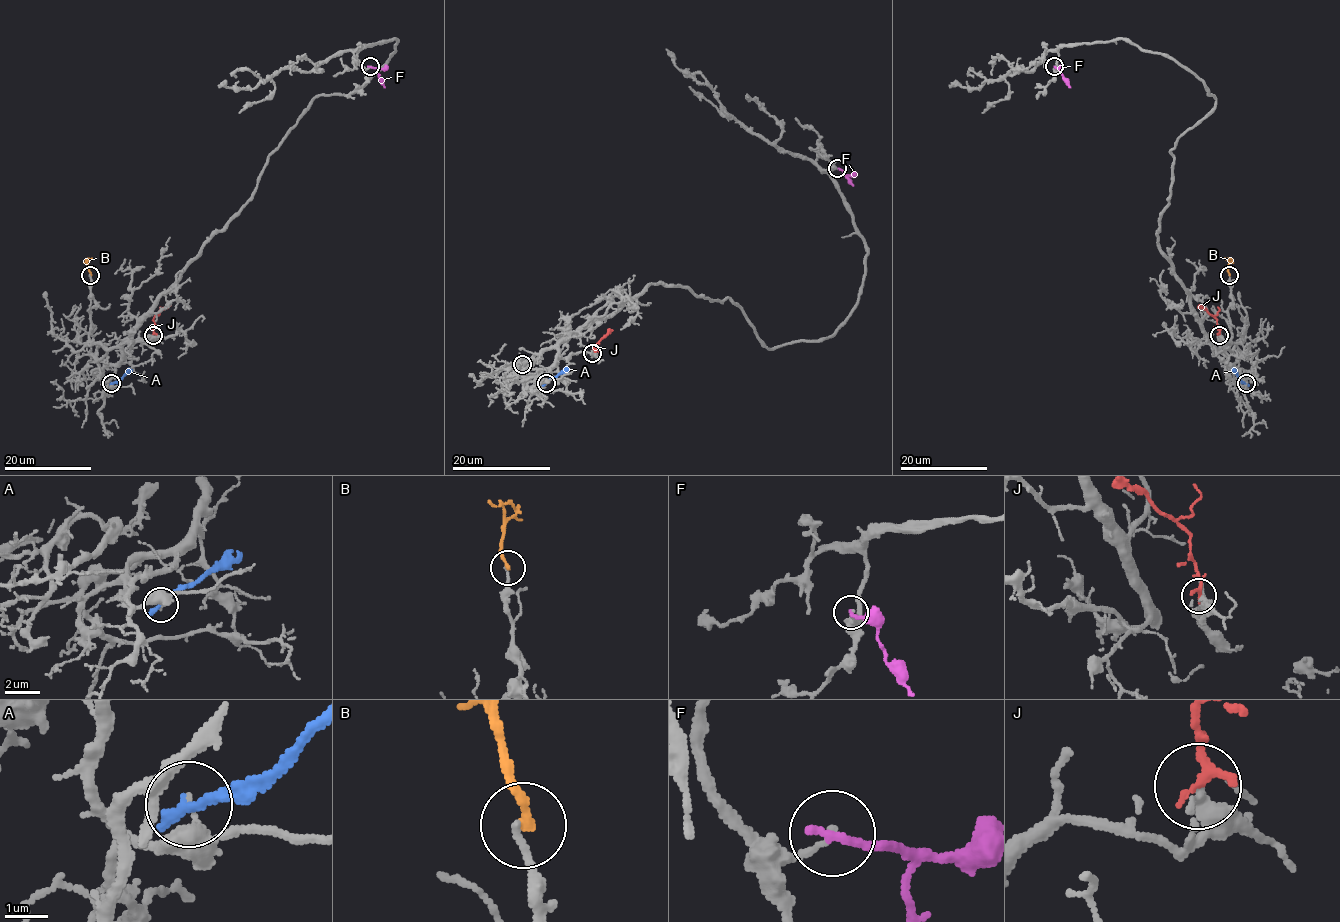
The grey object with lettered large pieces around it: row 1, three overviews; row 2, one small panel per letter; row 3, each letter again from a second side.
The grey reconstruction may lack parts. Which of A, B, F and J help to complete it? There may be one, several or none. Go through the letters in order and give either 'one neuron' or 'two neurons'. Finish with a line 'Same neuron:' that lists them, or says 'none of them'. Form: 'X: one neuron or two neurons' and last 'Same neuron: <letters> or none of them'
A: two neurons
B: one neuron
F: two neurons
J: two neurons
Same neuron: B

